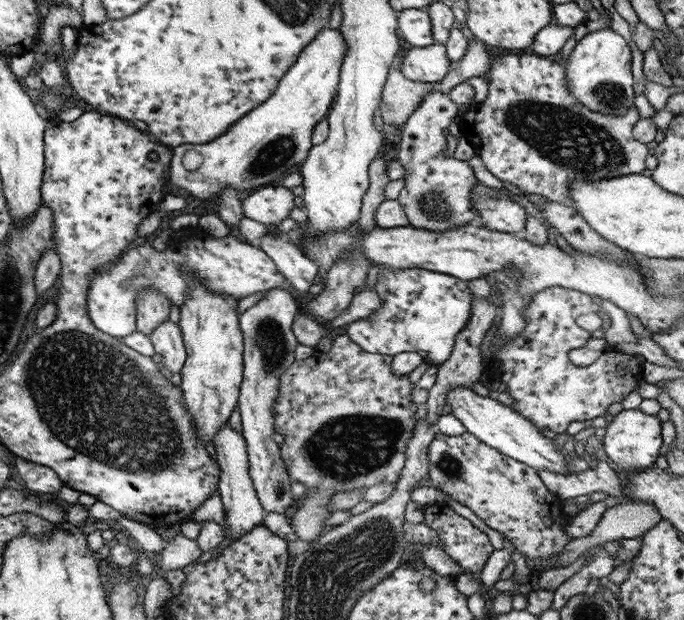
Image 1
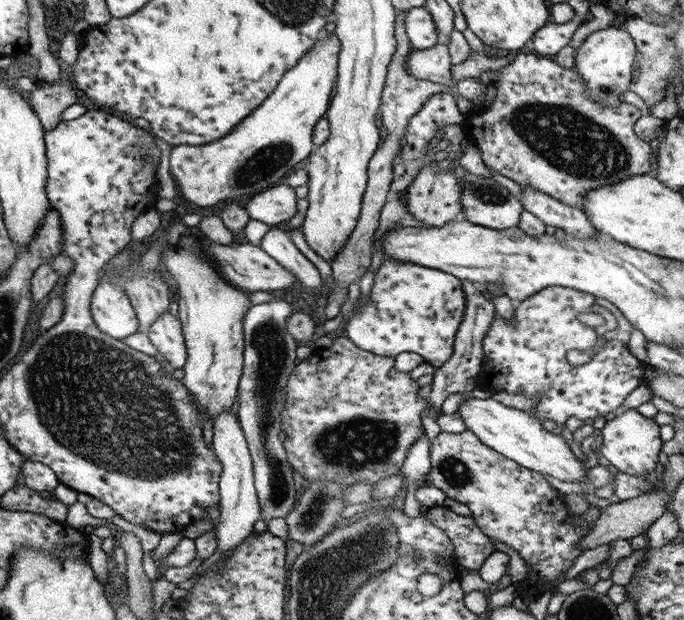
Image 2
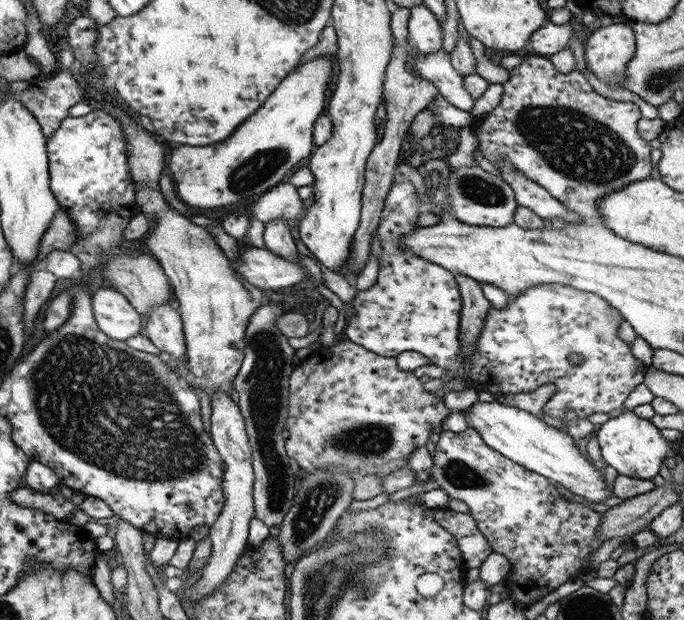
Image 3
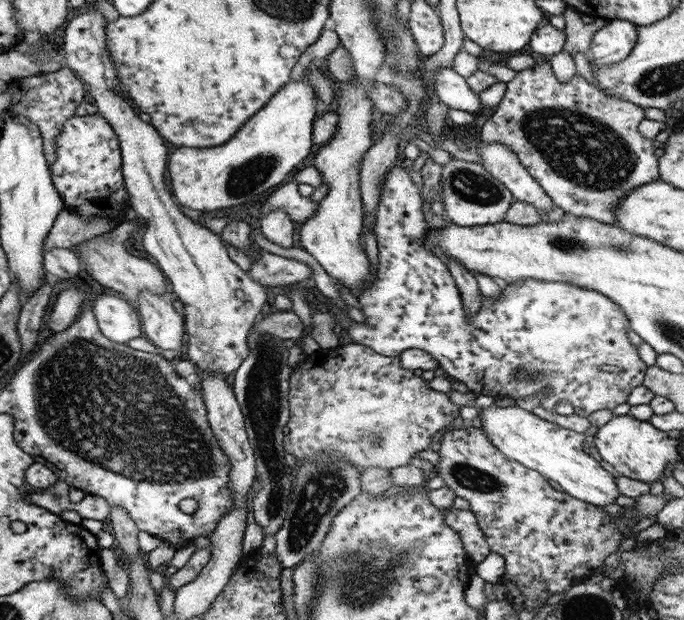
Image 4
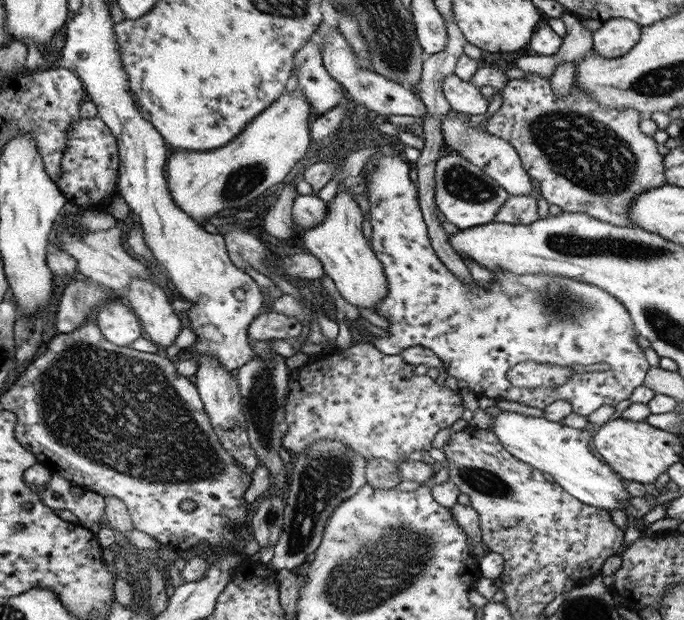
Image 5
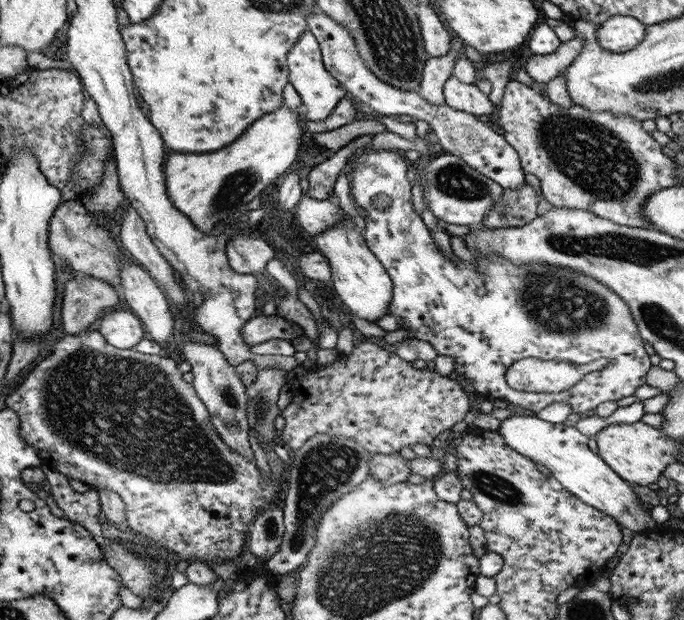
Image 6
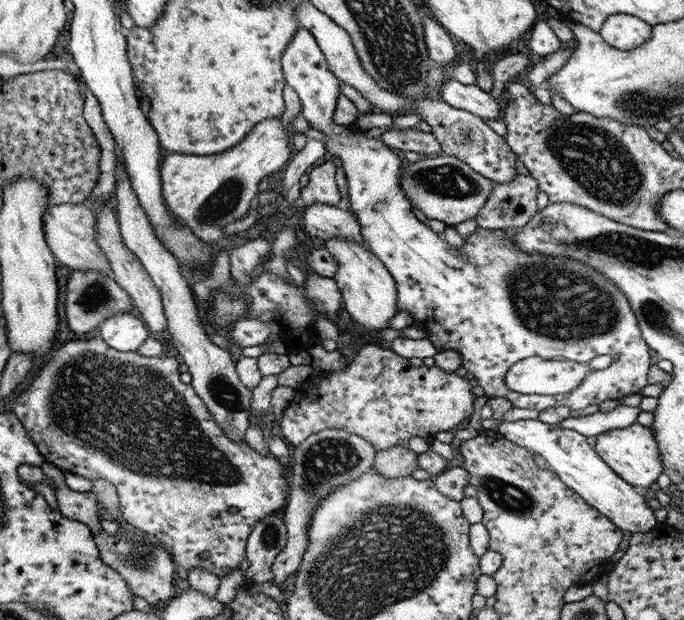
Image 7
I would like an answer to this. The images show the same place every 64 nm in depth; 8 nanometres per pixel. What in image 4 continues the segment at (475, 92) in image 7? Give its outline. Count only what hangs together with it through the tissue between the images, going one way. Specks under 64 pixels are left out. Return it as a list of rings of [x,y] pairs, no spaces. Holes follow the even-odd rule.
[[[443,67],[437,69],[432,77],[438,99],[448,108],[477,115],[481,107],[478,94],[467,86],[462,76],[451,67]]]

